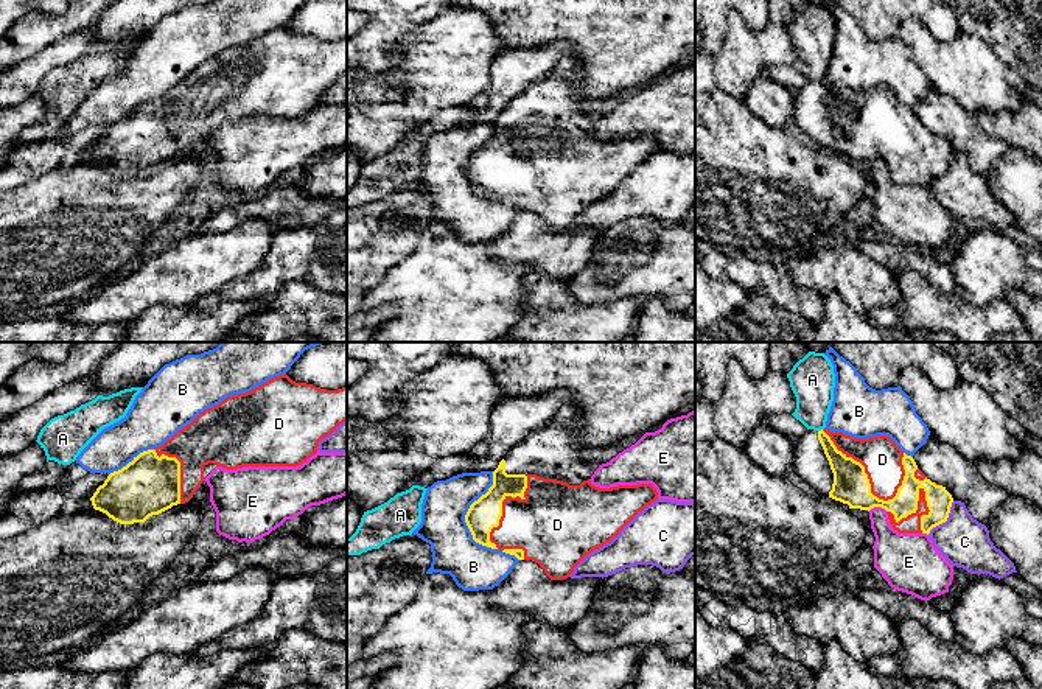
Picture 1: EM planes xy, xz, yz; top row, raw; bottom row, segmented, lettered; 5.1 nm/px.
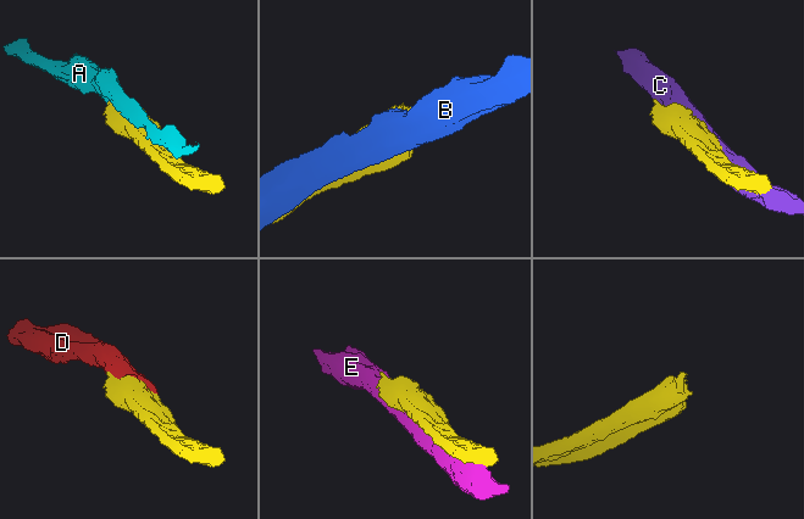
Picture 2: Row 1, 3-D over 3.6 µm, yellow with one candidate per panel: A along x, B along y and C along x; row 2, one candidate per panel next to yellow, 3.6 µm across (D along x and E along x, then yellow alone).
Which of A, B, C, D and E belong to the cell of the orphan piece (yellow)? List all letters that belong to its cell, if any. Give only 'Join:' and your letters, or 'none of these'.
Join: D

